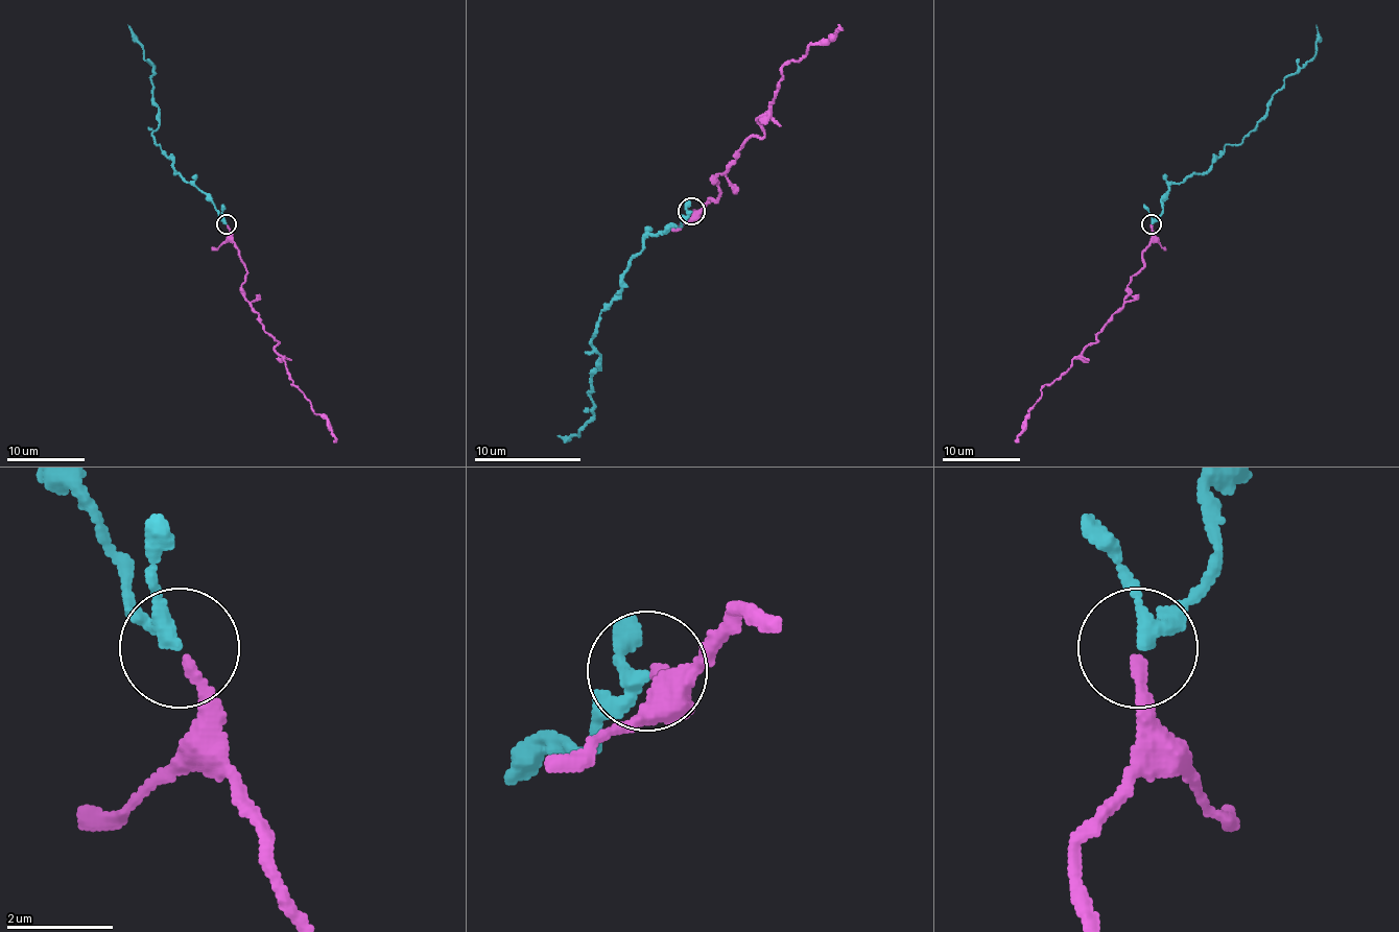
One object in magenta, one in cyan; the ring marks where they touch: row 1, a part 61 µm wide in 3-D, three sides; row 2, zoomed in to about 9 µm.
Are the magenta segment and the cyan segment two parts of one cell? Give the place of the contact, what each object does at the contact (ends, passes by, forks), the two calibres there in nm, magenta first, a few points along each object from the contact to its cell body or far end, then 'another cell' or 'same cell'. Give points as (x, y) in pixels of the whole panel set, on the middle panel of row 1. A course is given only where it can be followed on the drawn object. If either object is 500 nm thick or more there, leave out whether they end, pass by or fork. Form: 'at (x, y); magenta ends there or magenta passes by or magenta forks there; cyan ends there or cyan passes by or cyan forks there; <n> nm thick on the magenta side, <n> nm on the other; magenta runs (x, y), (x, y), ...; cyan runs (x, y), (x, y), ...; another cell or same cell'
at (691, 211); magenta ends there; cyan passes by; 200 nm thick on the magenta side, 240 nm on the other; magenta runs (692, 210), (716, 199), (713, 181), (764, 133), (759, 120), (782, 67), (830, 38), (838, 24); cyan runs (692, 210), (647, 237), (631, 261), (591, 345), (599, 354), (594, 417), (556, 436); same cell

